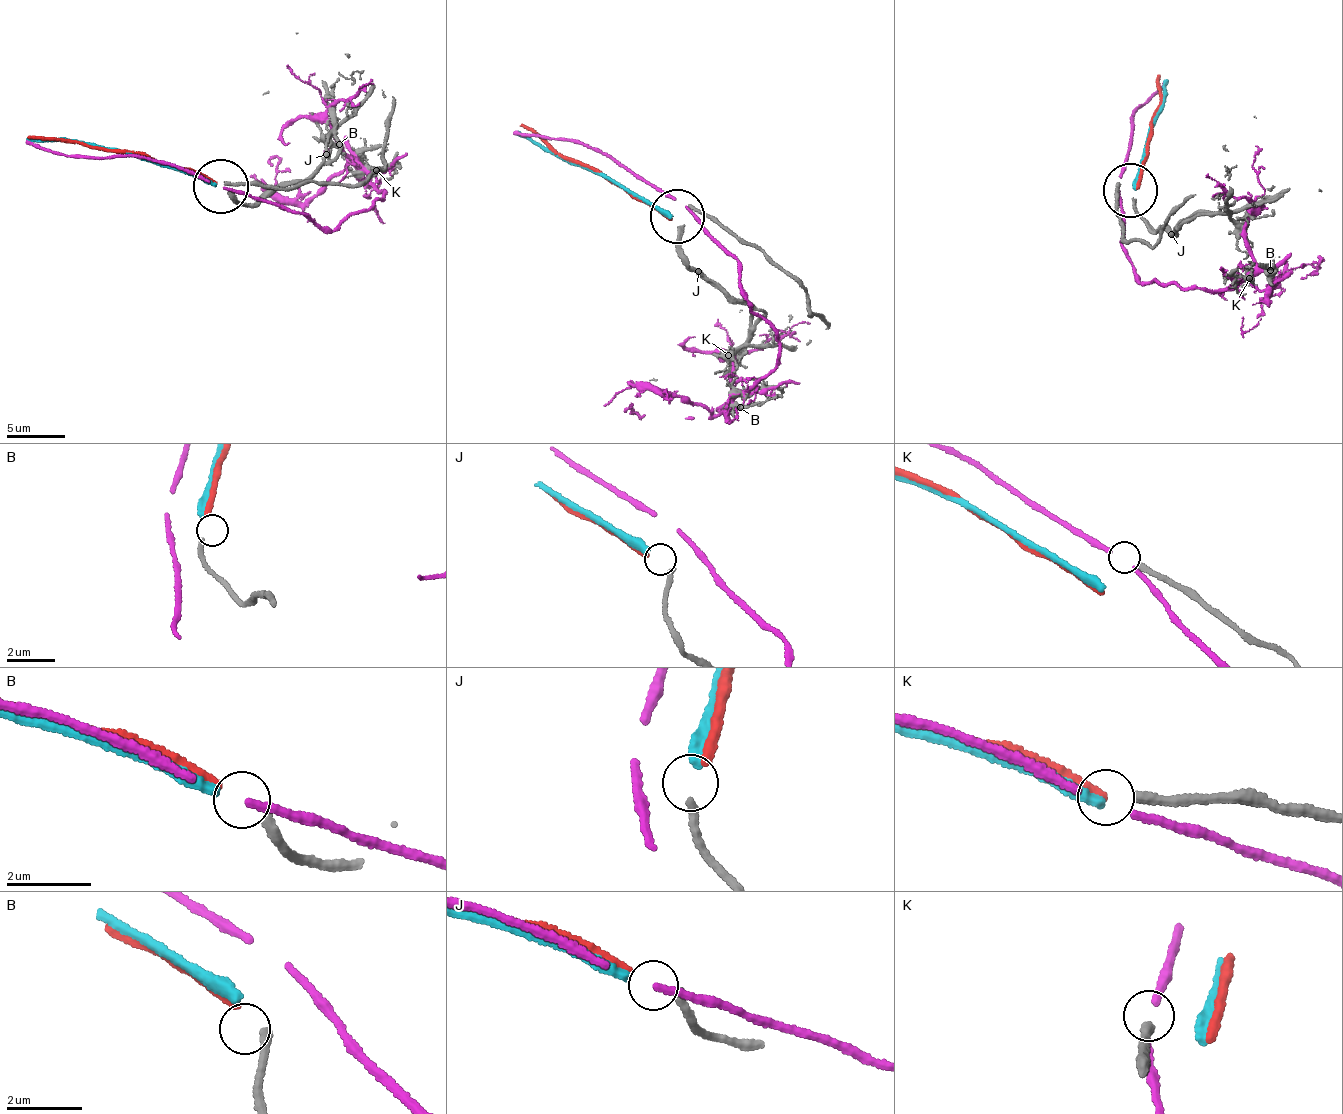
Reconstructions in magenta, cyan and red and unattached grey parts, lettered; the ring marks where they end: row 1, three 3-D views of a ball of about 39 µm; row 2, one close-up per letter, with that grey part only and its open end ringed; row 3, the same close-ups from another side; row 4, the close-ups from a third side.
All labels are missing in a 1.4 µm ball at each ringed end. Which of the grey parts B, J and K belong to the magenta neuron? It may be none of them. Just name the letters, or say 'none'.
none

